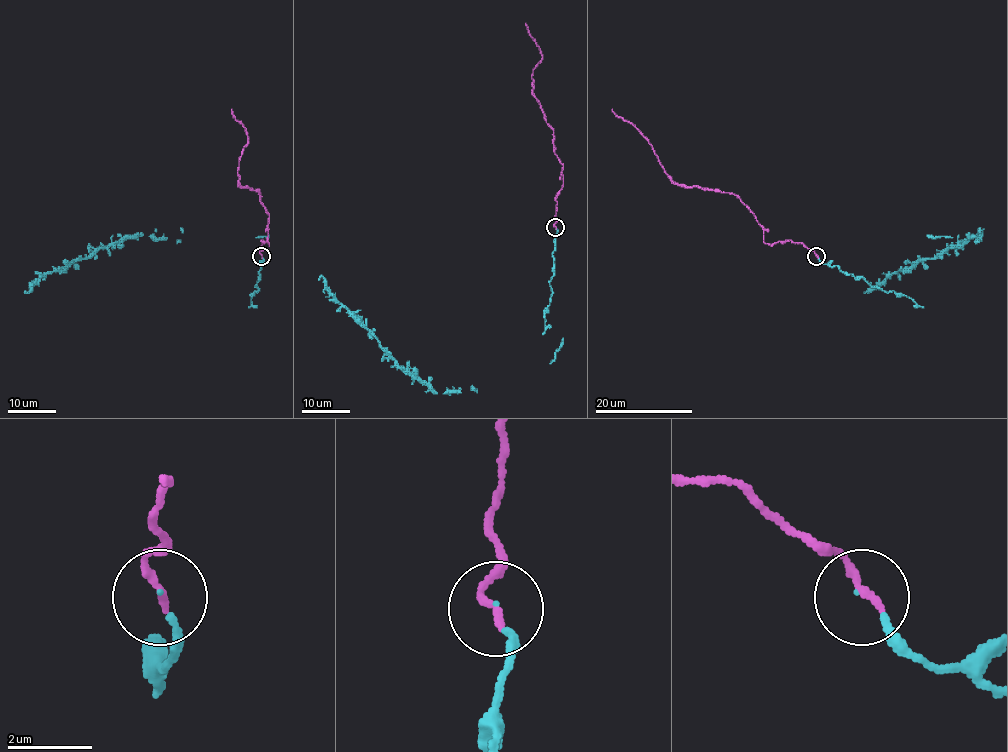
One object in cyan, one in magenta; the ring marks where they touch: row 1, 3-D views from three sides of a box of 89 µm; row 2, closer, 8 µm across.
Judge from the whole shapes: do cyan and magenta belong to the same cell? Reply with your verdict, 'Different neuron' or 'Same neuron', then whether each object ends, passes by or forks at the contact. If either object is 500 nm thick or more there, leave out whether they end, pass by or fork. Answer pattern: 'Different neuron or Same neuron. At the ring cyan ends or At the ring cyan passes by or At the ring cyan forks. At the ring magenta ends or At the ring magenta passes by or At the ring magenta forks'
Same neuron. At the ring cyan ends. At the ring magenta ends

